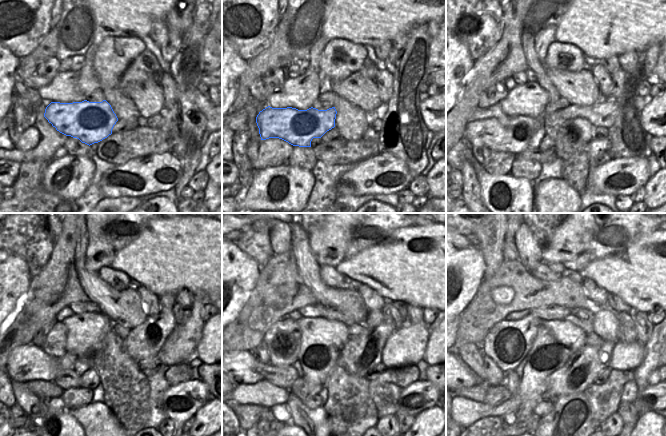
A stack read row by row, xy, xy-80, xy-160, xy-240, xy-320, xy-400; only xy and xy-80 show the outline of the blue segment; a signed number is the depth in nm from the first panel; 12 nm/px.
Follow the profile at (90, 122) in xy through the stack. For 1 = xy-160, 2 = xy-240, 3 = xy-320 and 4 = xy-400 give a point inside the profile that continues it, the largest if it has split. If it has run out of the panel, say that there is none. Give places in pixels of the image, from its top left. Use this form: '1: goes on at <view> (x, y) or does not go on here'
1: goes on at xy-160 (514, 137)
2: goes on at xy-240 (29, 362)
3: goes on at xy-320 (242, 363)
4: goes on at xy-400 (466, 378)

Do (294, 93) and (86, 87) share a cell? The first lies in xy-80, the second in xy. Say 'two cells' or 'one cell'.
two cells

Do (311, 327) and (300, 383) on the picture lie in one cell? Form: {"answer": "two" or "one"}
{"answer": "two"}

